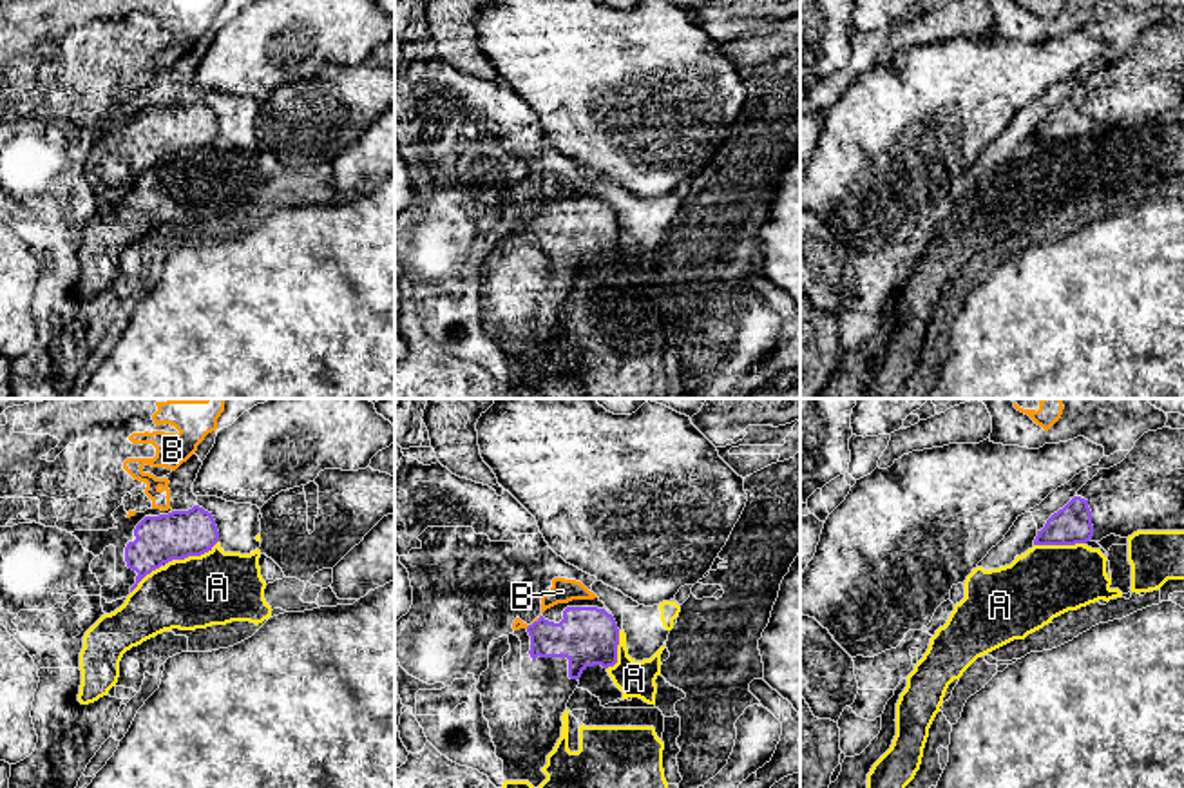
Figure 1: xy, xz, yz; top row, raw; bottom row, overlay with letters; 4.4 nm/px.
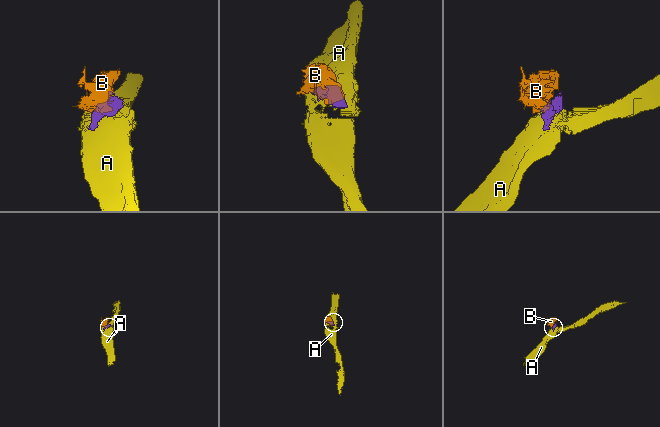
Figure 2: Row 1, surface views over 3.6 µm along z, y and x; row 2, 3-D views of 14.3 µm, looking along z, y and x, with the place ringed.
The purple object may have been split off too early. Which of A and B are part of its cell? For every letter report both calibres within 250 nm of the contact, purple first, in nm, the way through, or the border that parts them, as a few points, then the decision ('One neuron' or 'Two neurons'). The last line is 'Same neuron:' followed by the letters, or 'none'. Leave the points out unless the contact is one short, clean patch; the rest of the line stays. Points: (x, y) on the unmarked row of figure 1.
A: Thickness 170 nm (purple) against 320 nm. Two neurons
B: Thickness 260 nm (purple) against 20 nm. Boundary: xz (540, 212), (533, 218). Two neurons
Same neuron: none

